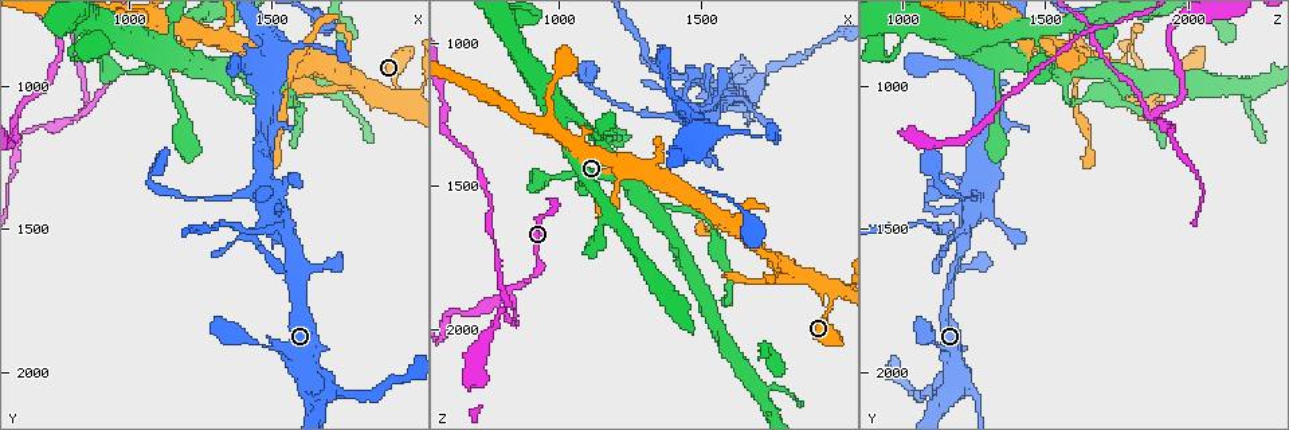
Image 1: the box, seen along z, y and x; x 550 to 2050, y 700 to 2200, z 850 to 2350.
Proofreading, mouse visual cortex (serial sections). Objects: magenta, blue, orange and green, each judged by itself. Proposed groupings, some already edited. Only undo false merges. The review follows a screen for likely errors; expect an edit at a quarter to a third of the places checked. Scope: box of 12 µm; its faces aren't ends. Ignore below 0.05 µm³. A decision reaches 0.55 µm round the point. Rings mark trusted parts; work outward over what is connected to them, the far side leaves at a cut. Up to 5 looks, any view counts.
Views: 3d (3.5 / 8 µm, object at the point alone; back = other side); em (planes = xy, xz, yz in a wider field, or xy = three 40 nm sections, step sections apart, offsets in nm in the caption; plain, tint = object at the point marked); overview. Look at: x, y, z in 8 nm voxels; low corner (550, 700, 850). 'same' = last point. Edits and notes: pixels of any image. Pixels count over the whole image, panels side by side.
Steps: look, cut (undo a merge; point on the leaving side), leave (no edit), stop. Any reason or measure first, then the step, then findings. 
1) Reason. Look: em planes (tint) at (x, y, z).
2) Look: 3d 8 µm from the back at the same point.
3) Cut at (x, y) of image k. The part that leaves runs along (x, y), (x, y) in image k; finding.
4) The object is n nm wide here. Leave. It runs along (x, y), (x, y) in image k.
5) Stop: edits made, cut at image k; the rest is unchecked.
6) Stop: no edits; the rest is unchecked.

Three-way junction. Look: 3d 3.5 µm at (1560, 1520, 1210).

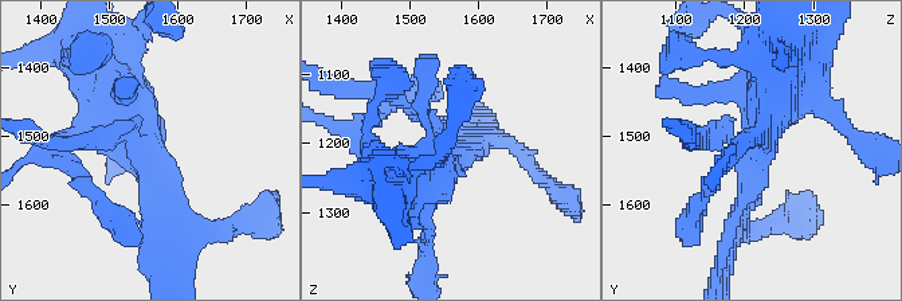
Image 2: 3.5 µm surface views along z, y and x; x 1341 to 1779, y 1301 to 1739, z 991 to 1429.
3 arms meet here; the arms are 150, 250, 500 nm wide; need the tissue. Look: em xy step 1 (tint) at (1555, 1525, 1210).

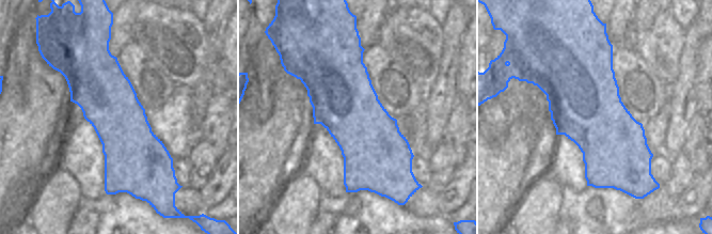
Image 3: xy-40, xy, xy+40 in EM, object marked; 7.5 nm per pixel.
The object is 480 nm wide here. Cut at (701, 144) of image 2. The part that leaves runs along (729, 137), (691, 141), (681, 129) in image 2; a second cell is stuck on.

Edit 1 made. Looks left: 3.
Look: 3d 8 µm from the back at (830, 1100, 1870).

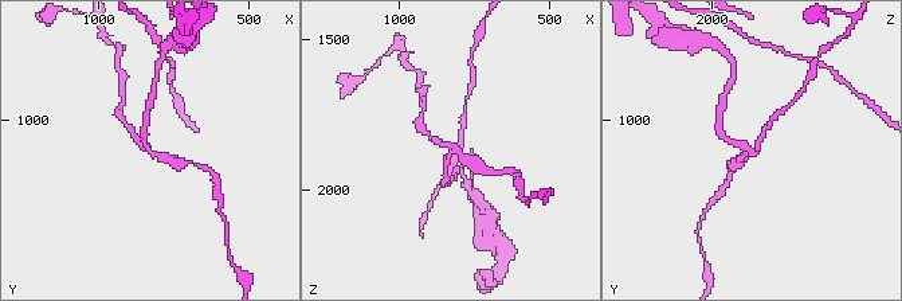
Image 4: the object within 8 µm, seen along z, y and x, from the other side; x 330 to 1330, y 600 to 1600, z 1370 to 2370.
Zoom in. Look: 3d 3.5 µm at (830, 1110, 1870).

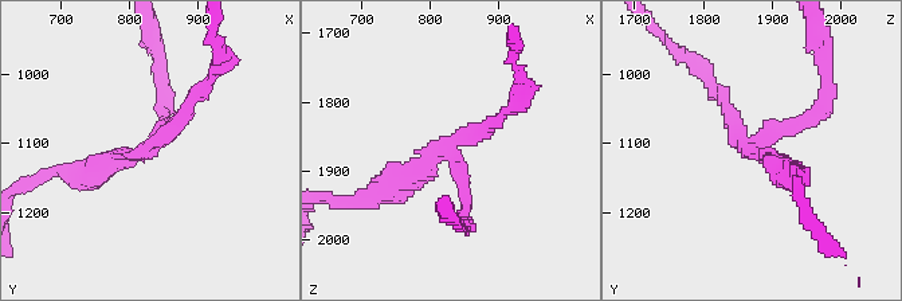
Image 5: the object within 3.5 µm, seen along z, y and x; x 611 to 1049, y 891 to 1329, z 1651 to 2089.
The arms are 200, 200, 300 nm wide. Cut at (796, 125) of image 5. The part that leaves runs along (756, 143), (808, 122), (826, 69) in image 5; a second cell is stuck on.

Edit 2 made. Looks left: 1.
Stop: edits made, cut at image 2, cut at image 5; the rest is unchecked.

